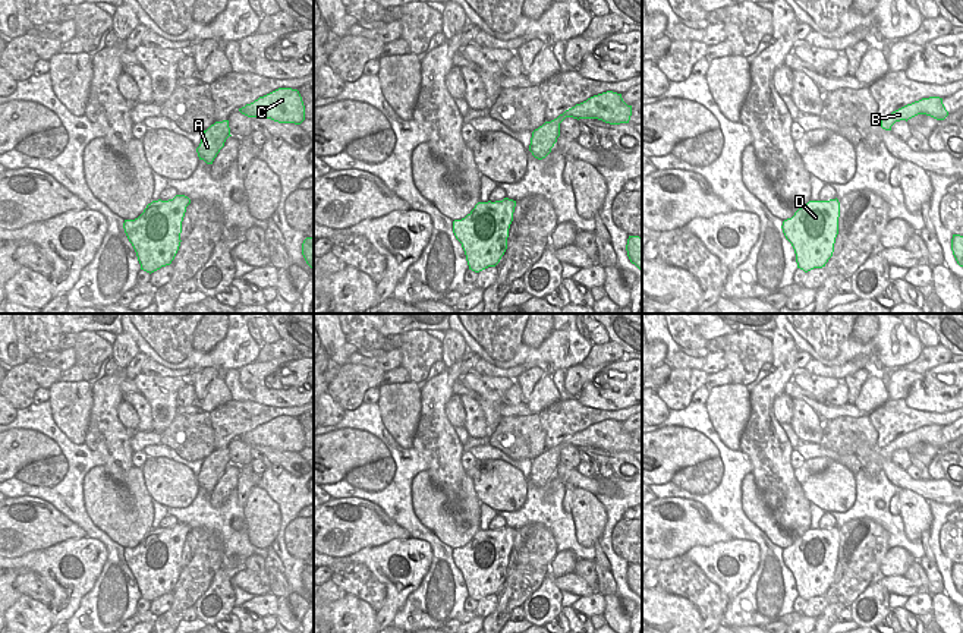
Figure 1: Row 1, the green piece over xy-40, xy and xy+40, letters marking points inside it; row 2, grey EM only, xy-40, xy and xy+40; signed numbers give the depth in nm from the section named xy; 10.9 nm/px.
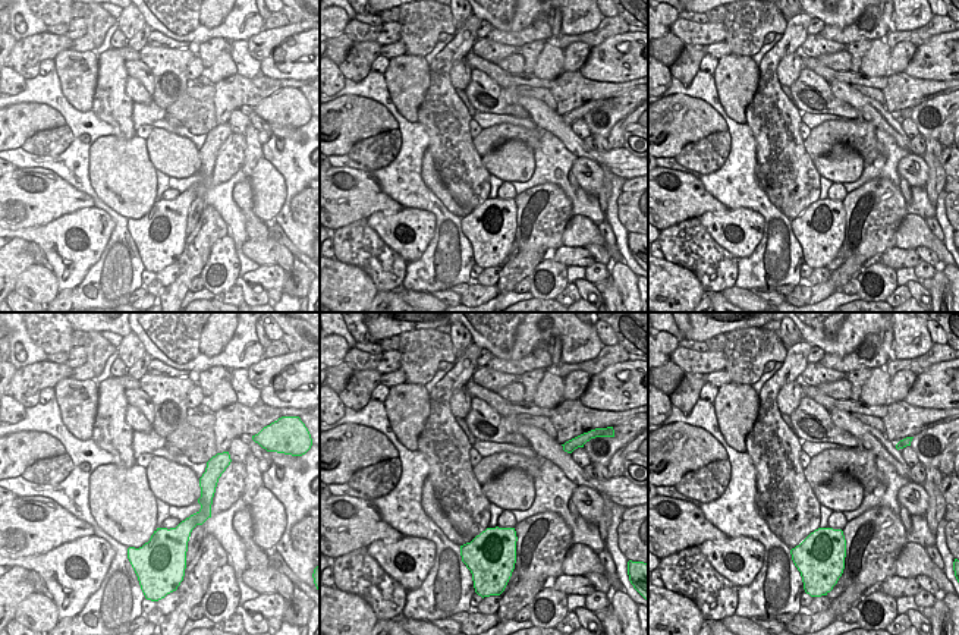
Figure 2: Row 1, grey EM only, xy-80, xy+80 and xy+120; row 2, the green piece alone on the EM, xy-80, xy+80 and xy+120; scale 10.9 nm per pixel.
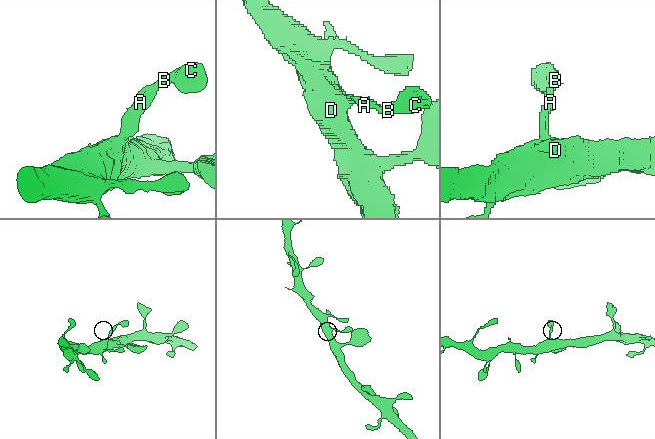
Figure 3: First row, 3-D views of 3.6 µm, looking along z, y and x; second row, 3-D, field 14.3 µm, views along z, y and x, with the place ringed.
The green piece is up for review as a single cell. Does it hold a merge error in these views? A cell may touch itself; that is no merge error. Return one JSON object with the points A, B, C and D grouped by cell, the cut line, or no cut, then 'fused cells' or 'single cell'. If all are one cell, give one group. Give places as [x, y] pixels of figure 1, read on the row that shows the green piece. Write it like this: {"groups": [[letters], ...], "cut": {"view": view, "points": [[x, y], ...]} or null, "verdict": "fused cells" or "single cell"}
{"groups": [["A", "B", "C", "D"]], "cut": null, "verdict": "single cell"}

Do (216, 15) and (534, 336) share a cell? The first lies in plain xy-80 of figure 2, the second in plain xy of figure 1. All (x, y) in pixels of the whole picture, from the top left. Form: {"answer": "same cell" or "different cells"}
{"answer": "same cell"}

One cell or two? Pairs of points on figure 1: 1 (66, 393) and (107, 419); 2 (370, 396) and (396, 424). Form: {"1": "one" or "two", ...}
{"1": "two", "2": "two"}

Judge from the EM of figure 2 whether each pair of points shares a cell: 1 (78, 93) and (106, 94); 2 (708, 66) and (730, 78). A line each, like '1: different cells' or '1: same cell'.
1: different cells
2: different cells

